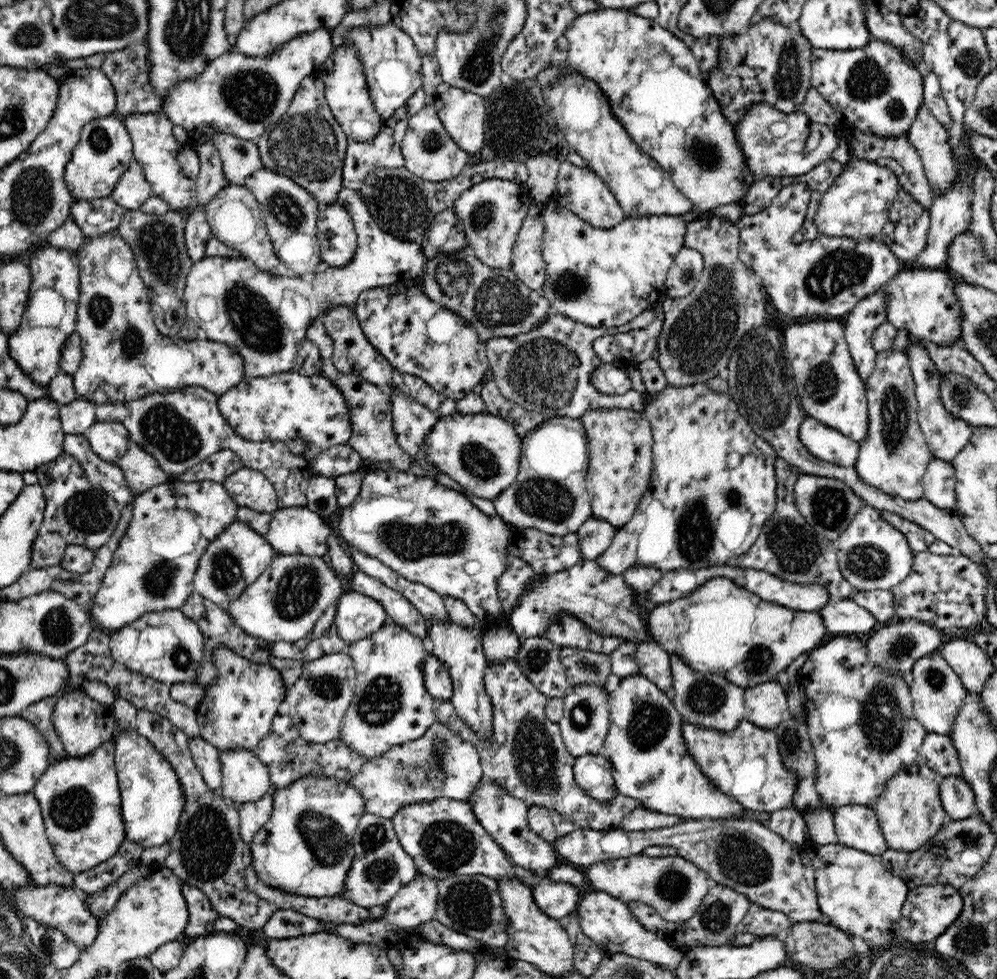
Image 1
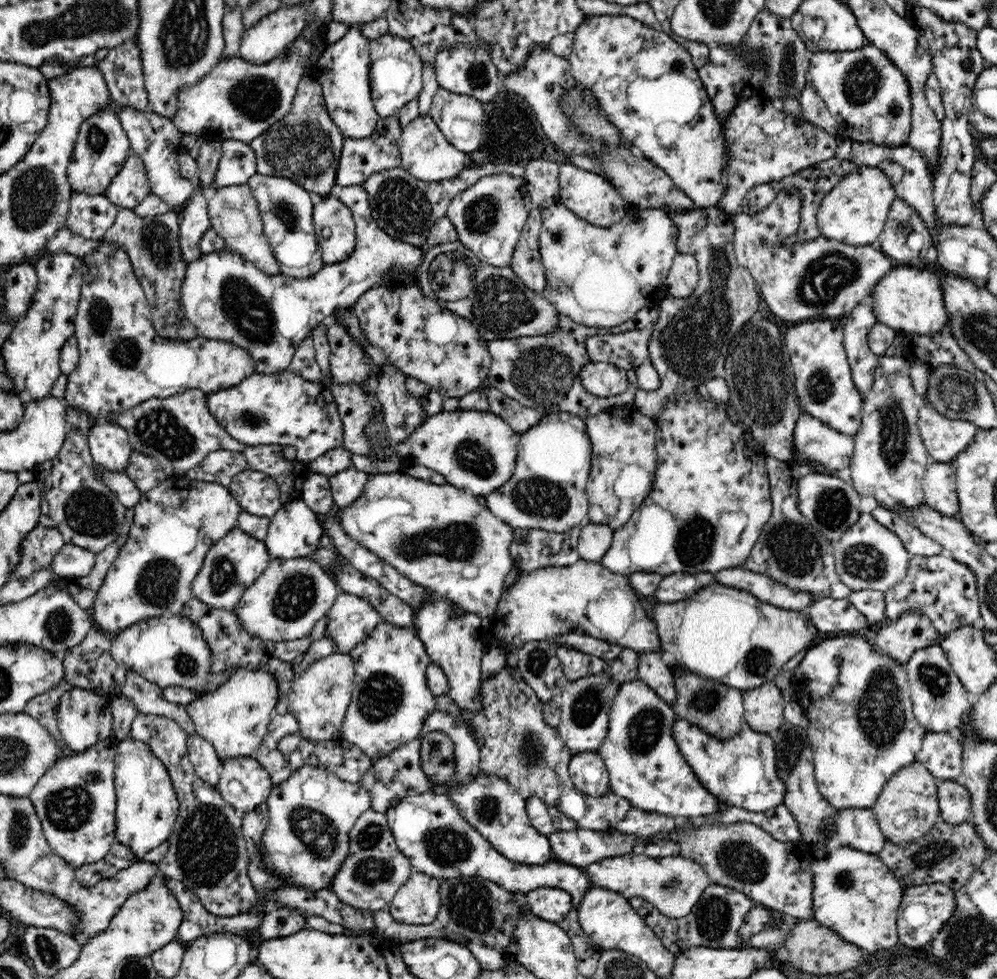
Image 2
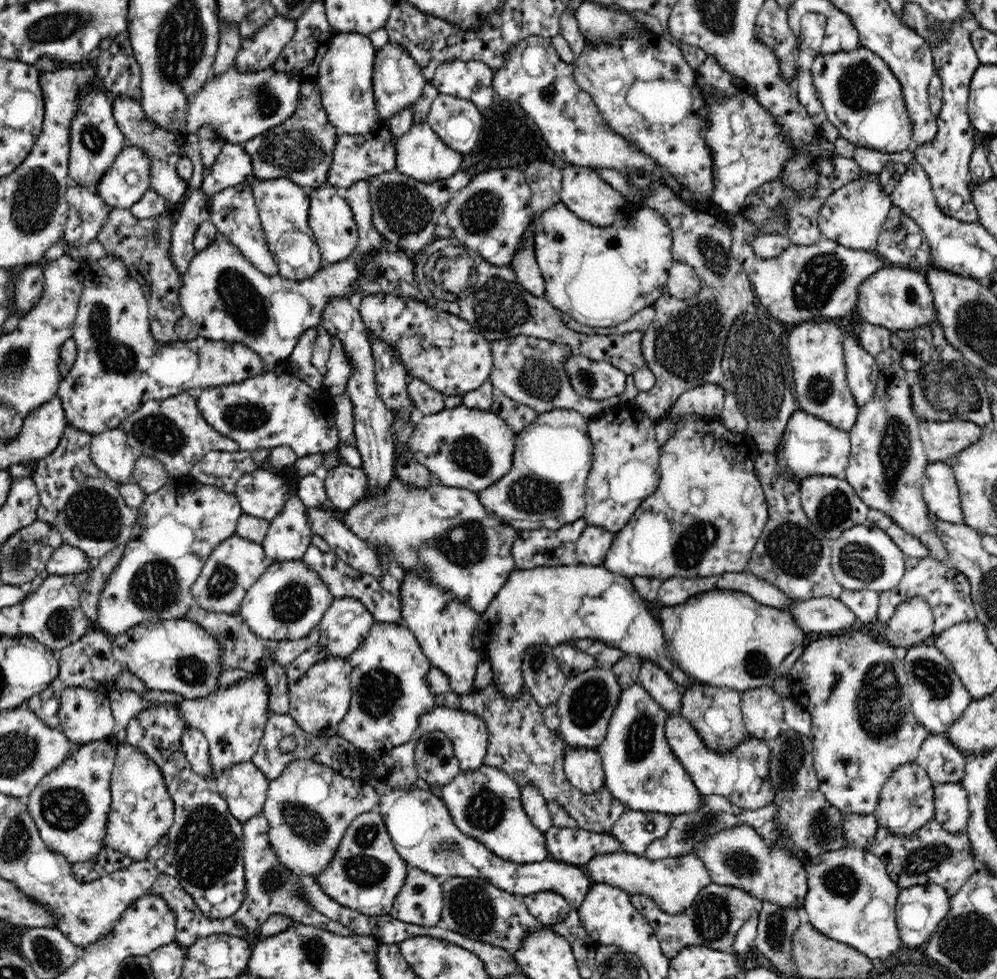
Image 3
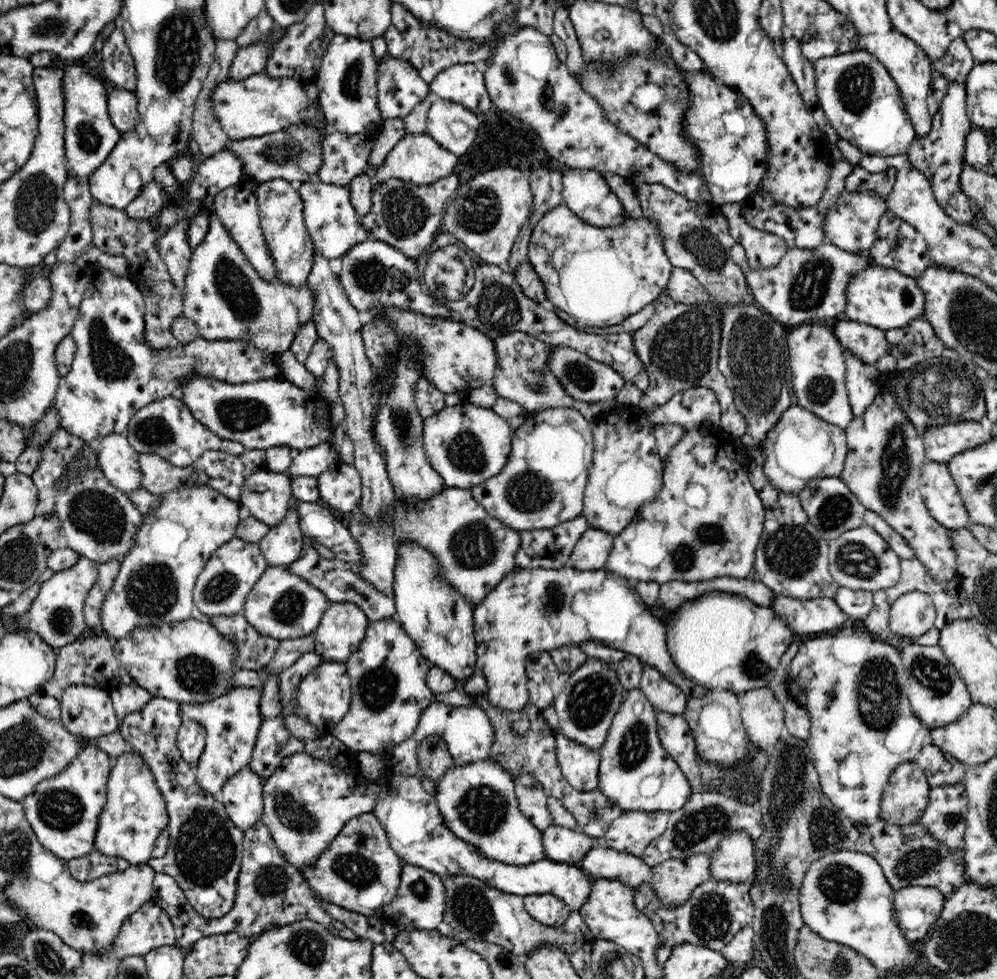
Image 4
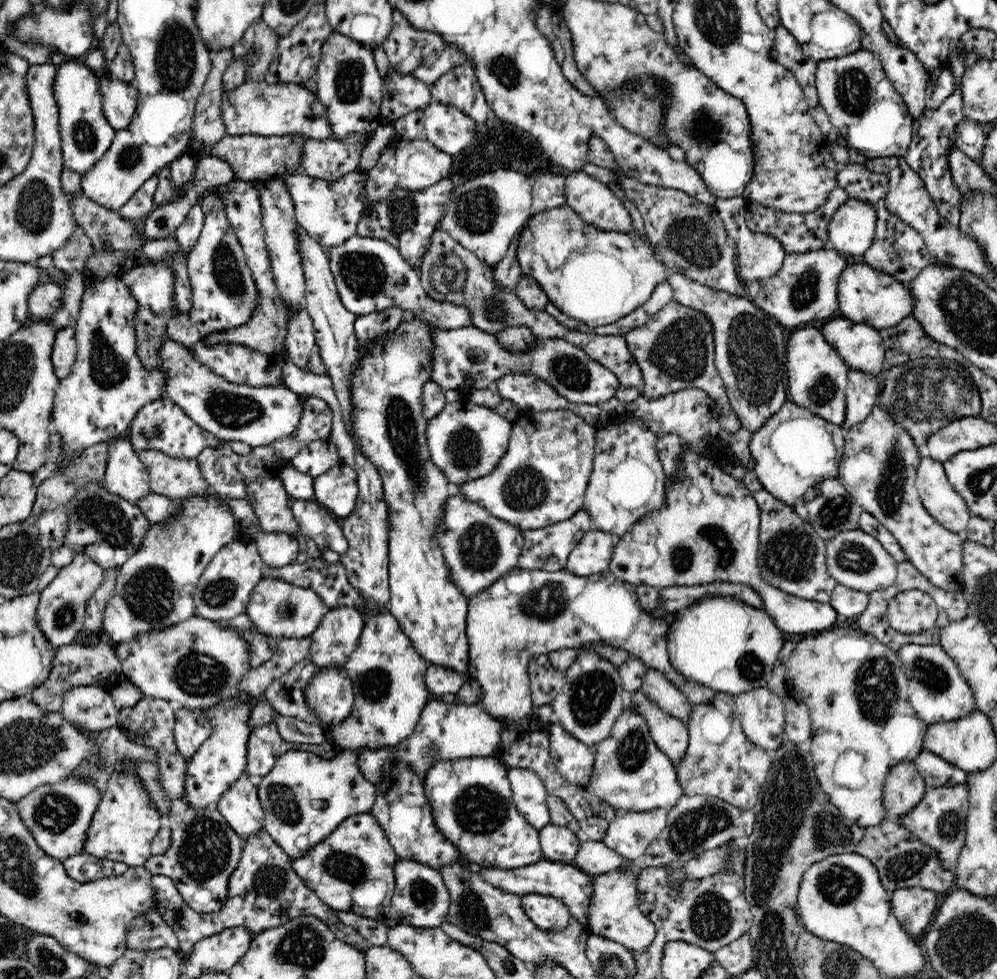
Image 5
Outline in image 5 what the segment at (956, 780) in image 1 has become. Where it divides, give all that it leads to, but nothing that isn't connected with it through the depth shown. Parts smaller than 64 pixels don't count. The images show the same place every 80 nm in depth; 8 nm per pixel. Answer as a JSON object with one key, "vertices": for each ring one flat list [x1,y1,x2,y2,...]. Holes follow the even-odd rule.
{"vertices":[[967,783,949,787,926,787,920,803,905,816,895,818,894,822,902,825,916,839,932,847,940,861,942,869,954,873,958,866,961,848,965,845,966,821,970,806,969,786]]}

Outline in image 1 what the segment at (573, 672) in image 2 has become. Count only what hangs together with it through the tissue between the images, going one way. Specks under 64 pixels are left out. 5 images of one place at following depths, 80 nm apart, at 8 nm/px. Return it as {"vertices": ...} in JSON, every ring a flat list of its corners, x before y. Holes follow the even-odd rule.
{"vertices":[[570,647,560,648,559,655,570,686,605,686,606,678,611,672,610,656]]}

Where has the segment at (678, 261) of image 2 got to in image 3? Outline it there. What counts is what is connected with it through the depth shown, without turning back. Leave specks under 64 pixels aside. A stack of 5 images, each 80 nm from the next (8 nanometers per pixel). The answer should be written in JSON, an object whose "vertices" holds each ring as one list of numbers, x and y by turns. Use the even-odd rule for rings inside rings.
{"vertices":[[674,262,669,271,665,290,678,300,690,300,701,291,701,281,690,266]]}

